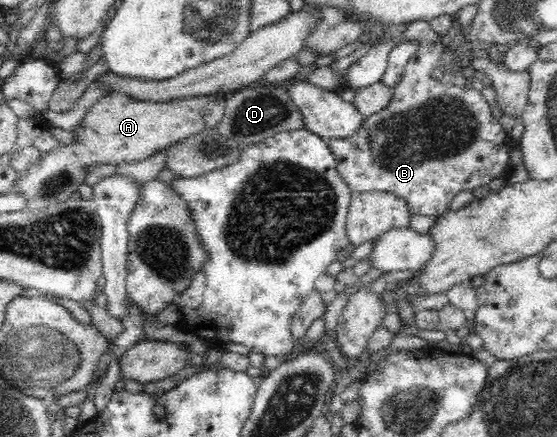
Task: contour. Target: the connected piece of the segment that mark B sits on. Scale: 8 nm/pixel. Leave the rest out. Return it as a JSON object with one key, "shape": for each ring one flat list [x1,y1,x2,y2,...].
{"shape":[[442,42,422,43,410,59,402,79,394,85,394,95,383,111,365,117,356,135,348,139,325,138,336,158,336,167,353,193,390,192,401,197,412,214,441,216,460,191,473,192,510,170,513,142,492,115,492,107,480,92,480,85,469,83,448,64]]}

